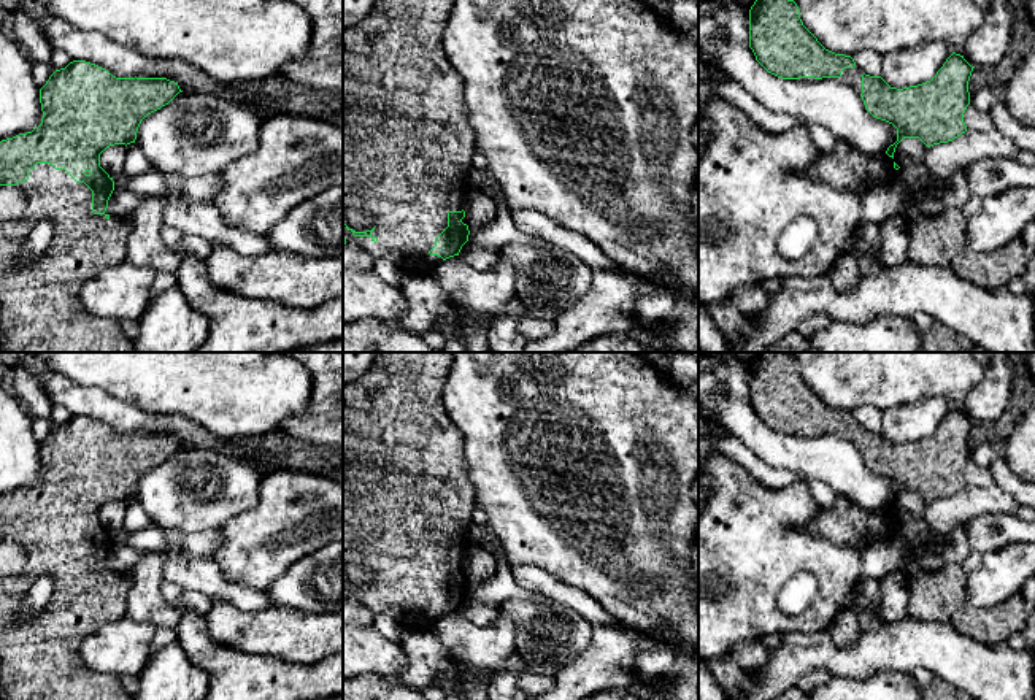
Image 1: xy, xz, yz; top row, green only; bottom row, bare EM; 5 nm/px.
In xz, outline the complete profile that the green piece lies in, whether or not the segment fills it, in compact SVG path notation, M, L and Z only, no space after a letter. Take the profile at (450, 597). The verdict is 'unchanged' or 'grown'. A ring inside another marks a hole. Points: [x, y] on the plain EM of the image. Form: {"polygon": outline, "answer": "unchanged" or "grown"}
{"polygon": "M378 352L362 376L343 386L343 568L348 563L364 563L375 575L375 583L367 587L356 587L343 576L343 600L357 598L373 614L389 614L410 632L432 632L443 616L459 611L470 590L464 565L468 551L465 538L473 524L471 514L476 508L475 490L467 475L464 435L443 405L443 386L452 359L452 352Z", "answer": "grown"}

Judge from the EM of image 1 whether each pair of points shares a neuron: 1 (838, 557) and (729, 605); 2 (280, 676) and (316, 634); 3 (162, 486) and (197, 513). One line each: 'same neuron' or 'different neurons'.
1: same neuron
2: different neurons
3: same neuron

